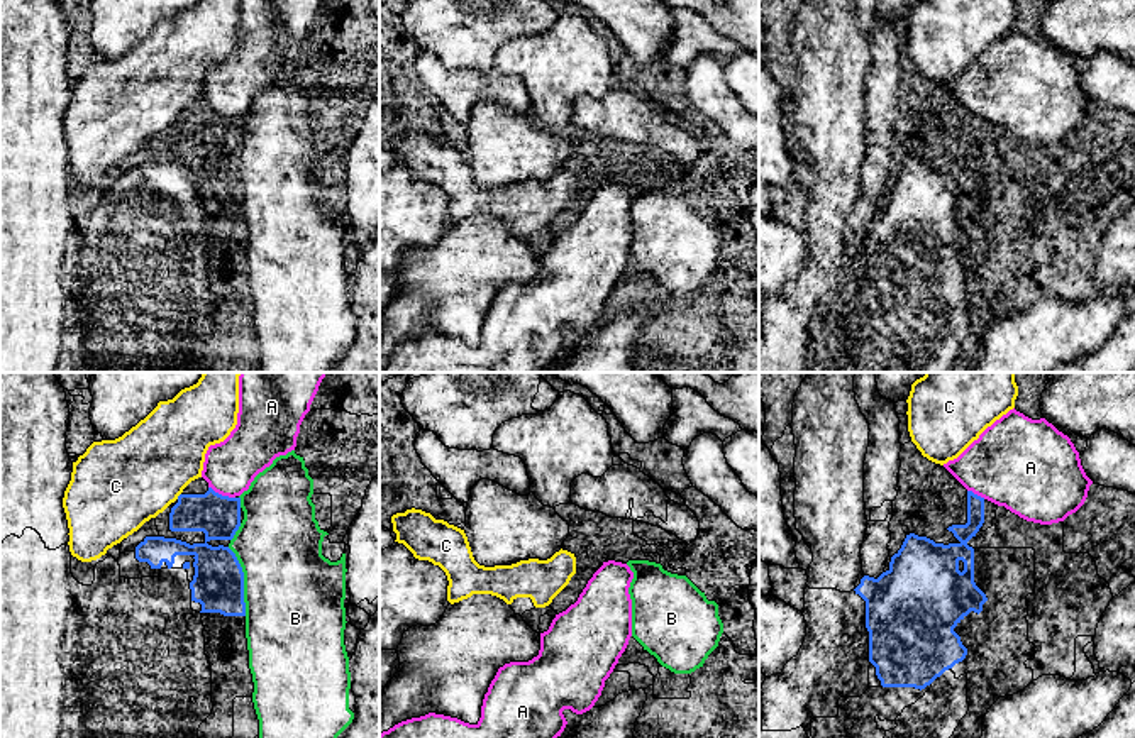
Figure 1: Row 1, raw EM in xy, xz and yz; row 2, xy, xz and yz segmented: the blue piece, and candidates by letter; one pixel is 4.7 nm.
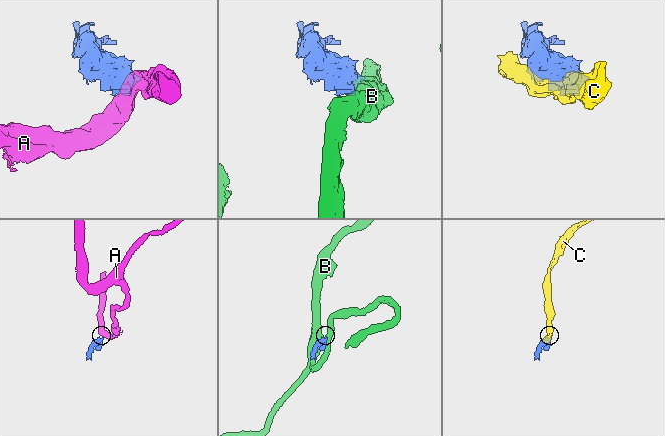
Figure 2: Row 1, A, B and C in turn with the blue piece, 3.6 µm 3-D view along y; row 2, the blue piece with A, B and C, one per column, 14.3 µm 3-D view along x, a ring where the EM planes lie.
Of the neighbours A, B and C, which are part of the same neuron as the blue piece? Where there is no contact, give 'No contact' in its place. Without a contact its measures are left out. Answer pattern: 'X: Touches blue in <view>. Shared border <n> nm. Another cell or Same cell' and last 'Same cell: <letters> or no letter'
A: Touches blue in xy. Shared border 140 nm. Another cell
B: Touches blue in xy. Shared border 340 nm. Another cell
C: Touches blue in xy. Shared border 40 nm. Another cell
Same cell: no letter

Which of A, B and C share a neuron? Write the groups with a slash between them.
A / B / C

